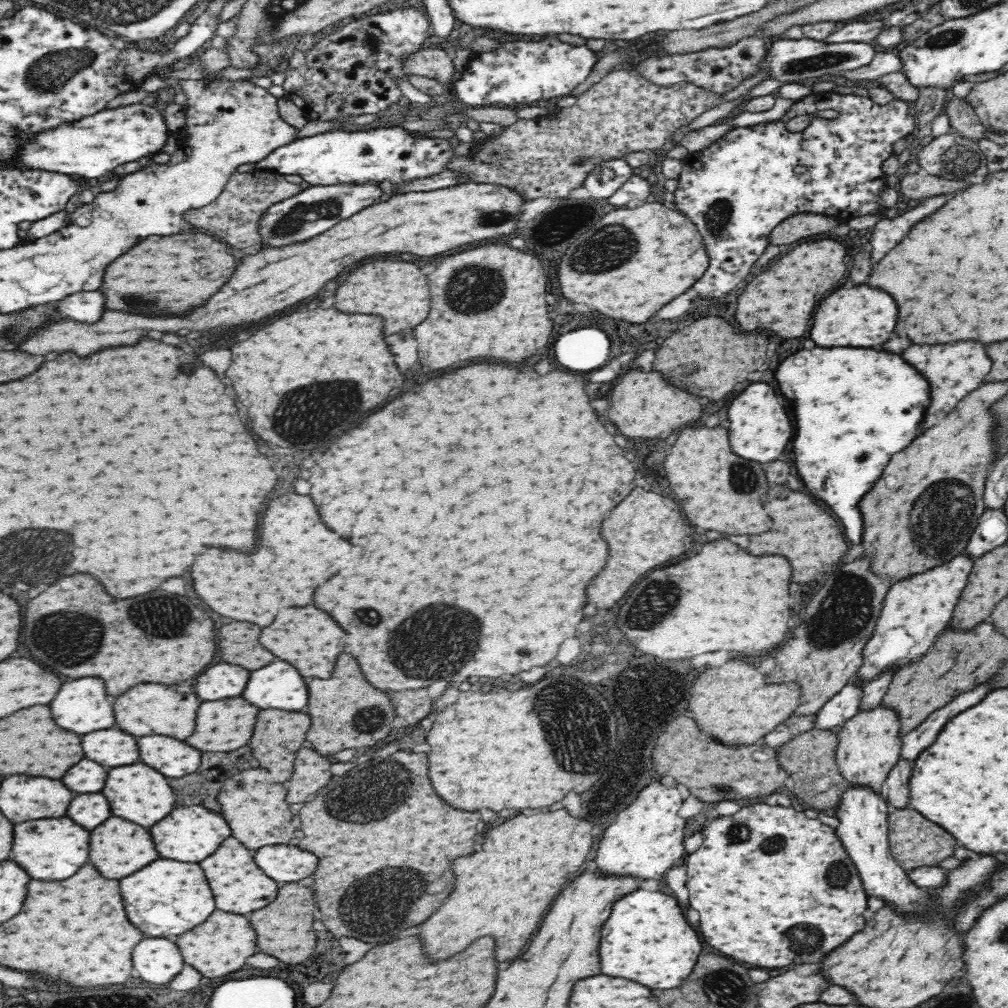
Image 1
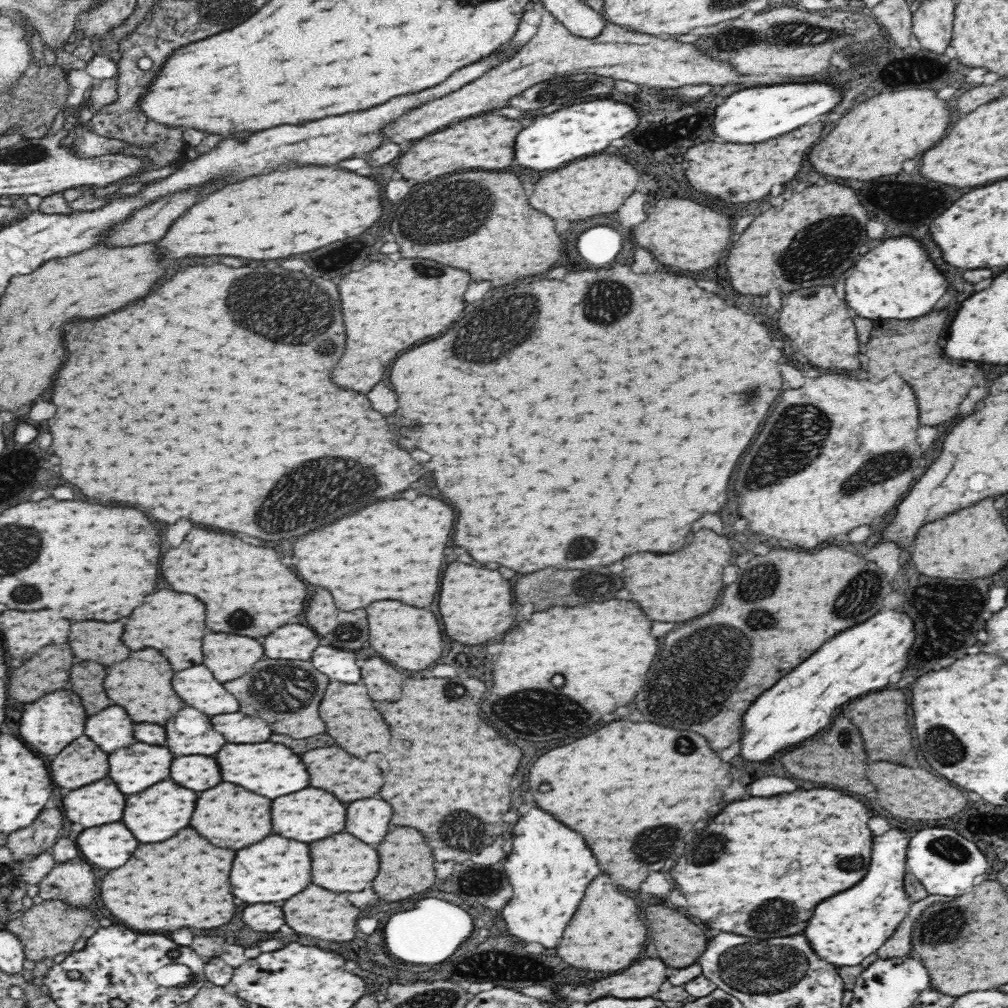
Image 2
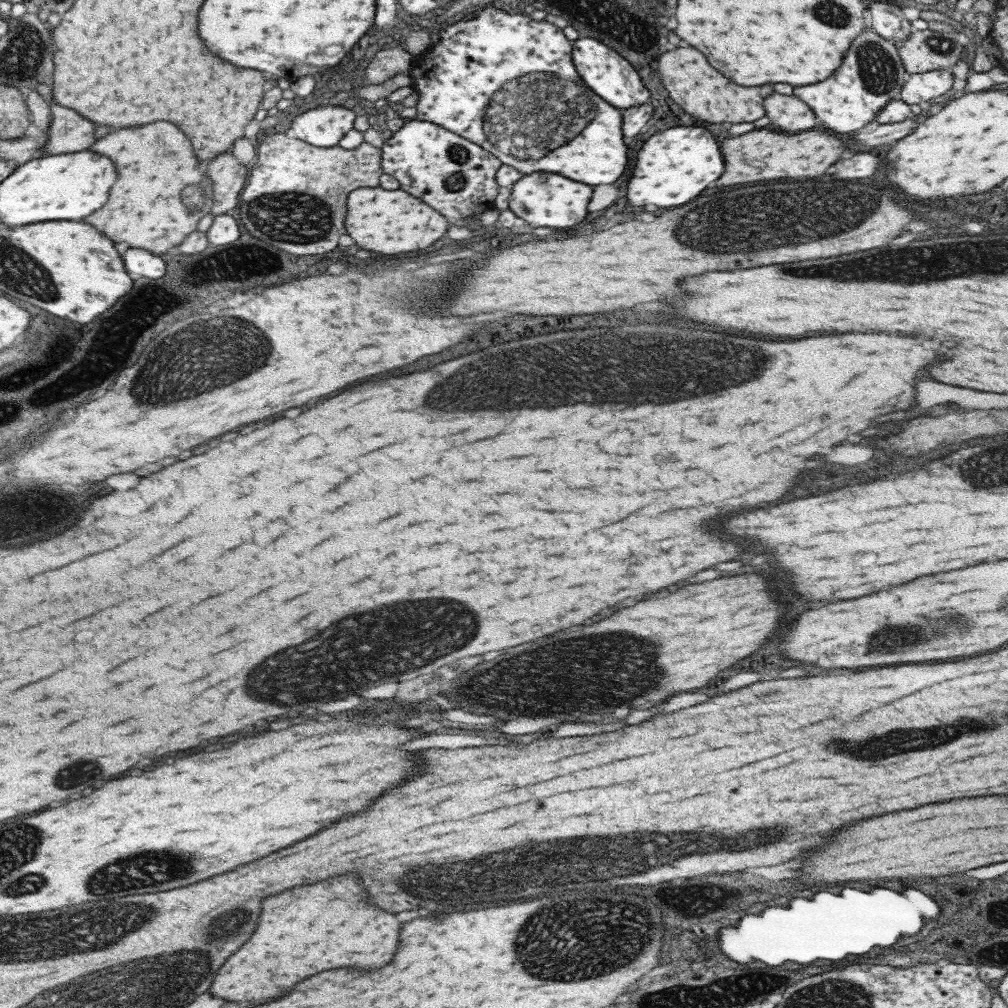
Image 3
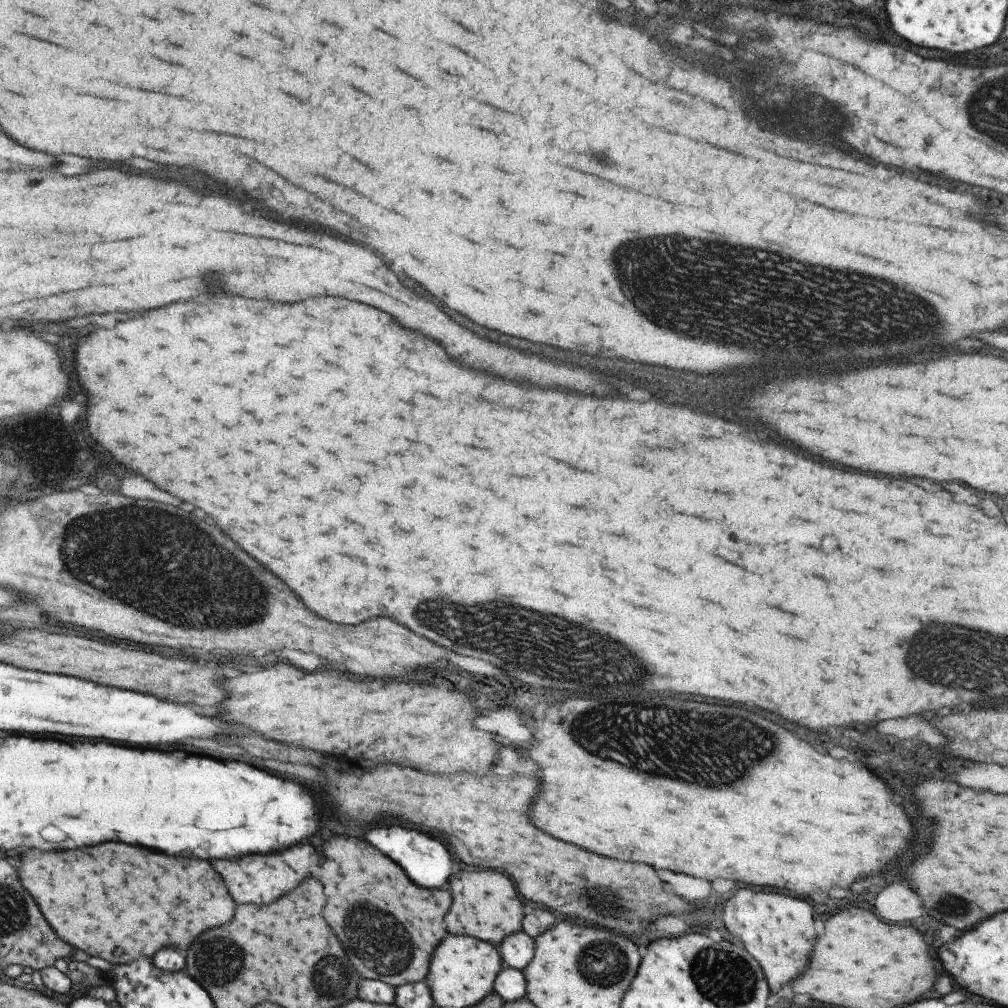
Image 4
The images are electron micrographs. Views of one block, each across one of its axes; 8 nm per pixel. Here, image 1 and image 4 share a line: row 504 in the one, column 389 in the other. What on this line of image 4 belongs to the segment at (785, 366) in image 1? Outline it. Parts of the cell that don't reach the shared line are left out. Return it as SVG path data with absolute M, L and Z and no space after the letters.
M391 824L391 826L381 826L381 828L369 830L365 834L365 840L371 846L375 846L377 850L381 850L387 858L391 858L407 874L407 878L411 882L415 882L423 888L439 888L451 876L451 856L447 852L447 848L435 838L429 838L415 830Z

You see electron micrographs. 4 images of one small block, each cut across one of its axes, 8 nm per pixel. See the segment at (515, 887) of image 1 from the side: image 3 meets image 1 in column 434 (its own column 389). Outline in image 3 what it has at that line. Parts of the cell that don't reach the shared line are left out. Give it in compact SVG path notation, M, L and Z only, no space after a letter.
M335 876L313 886L285 890L261 902L255 932L223 962L209 992L229 1002L247 1000L265 1004L269 998L283 996L299 980L321 970L341 966L363 970L379 968L391 960L397 938L399 920L395 914L383 912L367 902L367 894L357 876Z

